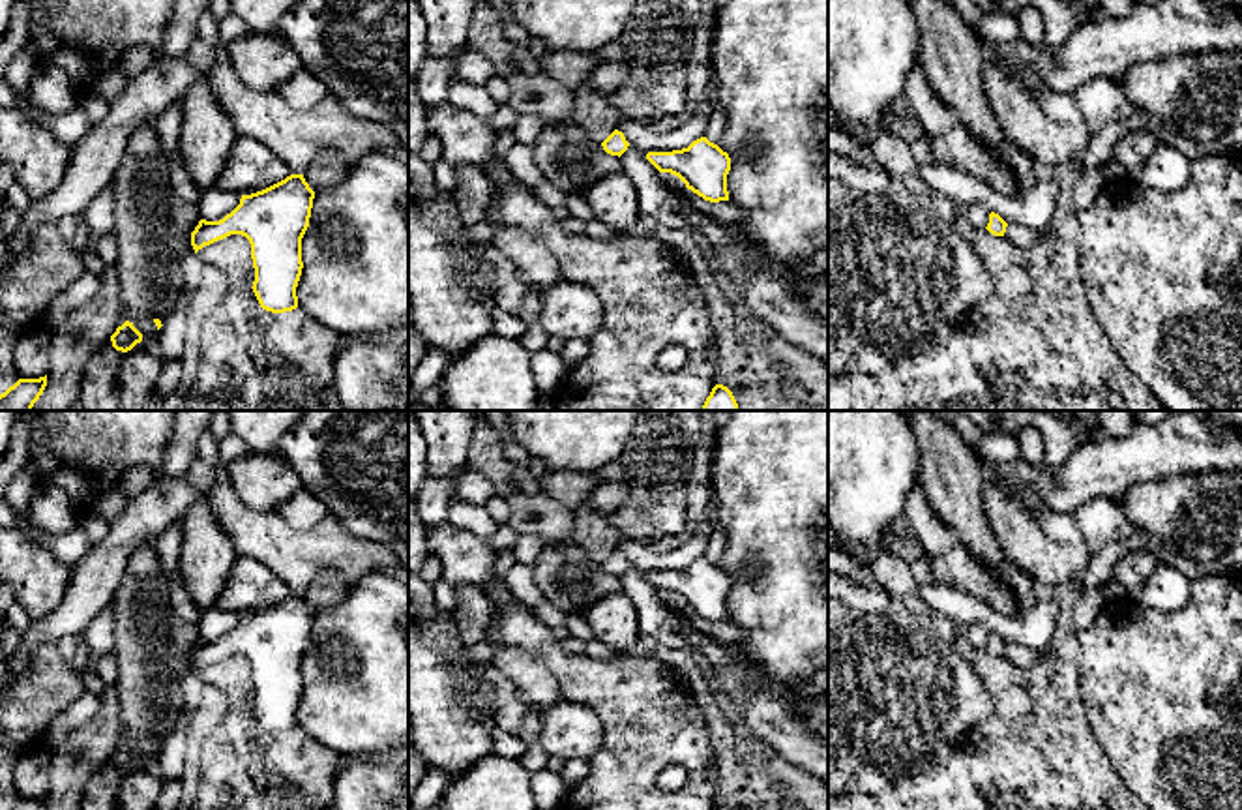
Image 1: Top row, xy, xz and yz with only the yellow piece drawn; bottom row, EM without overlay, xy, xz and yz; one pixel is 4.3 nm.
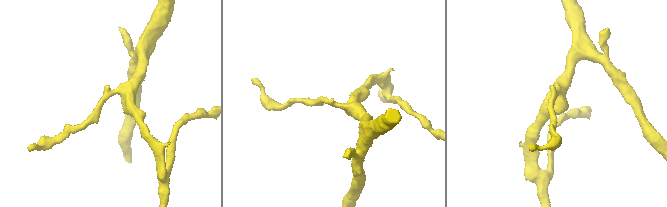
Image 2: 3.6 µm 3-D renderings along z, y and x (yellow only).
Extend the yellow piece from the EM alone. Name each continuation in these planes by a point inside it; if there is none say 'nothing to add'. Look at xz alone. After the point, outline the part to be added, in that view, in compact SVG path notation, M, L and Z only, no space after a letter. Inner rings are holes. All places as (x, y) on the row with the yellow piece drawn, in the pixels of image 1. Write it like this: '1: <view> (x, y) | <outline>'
nothing to add

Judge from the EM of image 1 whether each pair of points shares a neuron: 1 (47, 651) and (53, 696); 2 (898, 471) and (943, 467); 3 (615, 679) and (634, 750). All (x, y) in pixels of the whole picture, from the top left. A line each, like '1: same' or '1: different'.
1: same
2: different
3: same

